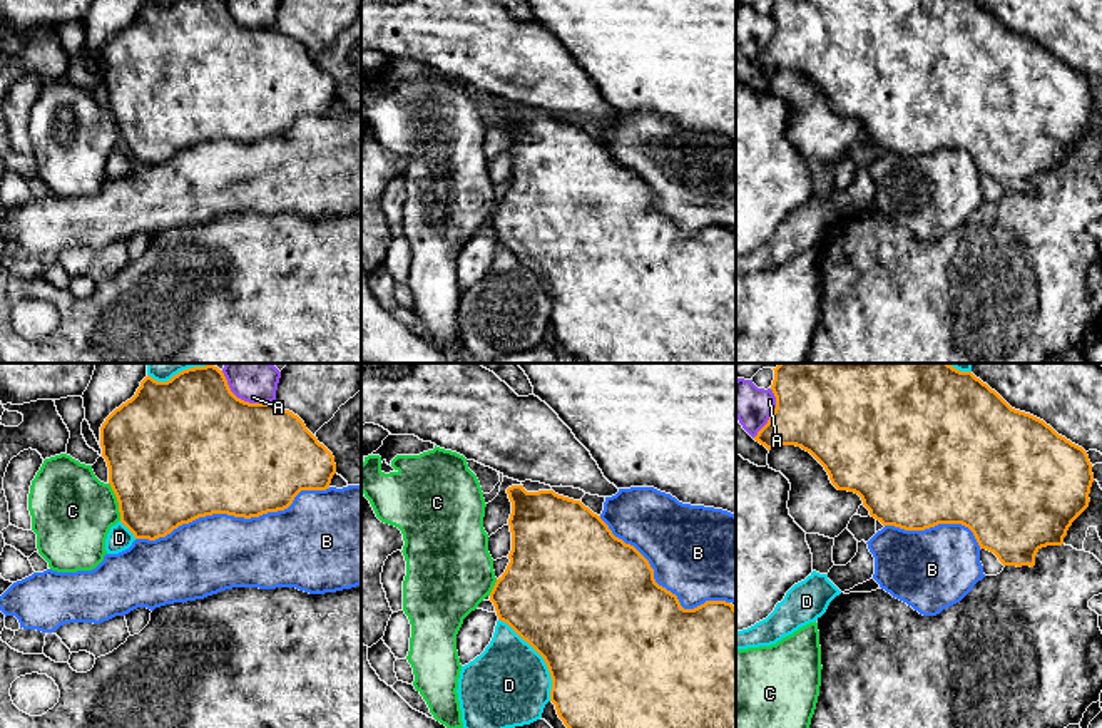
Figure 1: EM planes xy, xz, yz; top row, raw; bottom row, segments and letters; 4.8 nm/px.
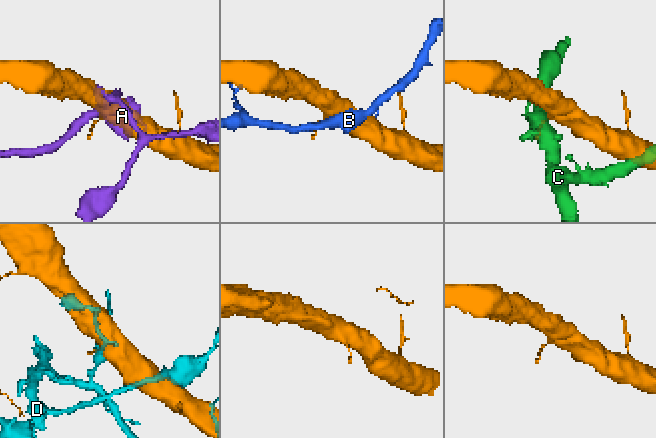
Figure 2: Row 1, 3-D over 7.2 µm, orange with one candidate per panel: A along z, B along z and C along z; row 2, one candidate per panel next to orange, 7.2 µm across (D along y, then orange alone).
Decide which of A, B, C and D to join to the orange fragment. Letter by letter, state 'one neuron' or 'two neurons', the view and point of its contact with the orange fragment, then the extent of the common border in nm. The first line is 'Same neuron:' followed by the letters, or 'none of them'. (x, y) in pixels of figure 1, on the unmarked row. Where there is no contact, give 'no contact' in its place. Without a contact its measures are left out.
Same neuron: none of them
A: two neurons; meets orange in xy at (243, 25); contact 280 nm long
B: two neurons; meets orange in xy at (233, 139); contact 950 nm long
C: two neurons; meets orange in xy at (117, 126); contact 190 nm long
D: two neurons; meets orange in xz at (542, 281); contact 480 nm long

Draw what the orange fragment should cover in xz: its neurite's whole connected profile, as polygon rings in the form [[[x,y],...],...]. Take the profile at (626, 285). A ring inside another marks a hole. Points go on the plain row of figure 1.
[[[512,110],[507,119],[512,127],[510,187],[497,204],[490,226],[498,244],[543,283],[552,303],[550,326],[564,350],[572,358],[582,358],[587,363],[736,363],[736,233],[726,226],[706,226],[694,234],[684,234],[676,219],[656,208],[649,186],[634,171],[615,162],[600,141],[580,126],[559,120],[554,115],[527,117],[523,110]]]

